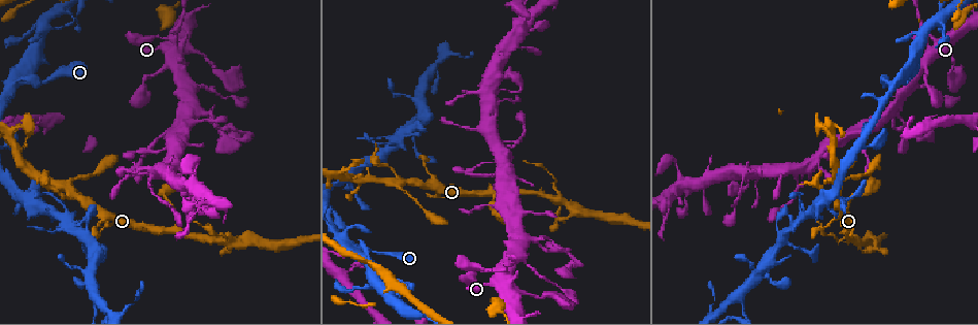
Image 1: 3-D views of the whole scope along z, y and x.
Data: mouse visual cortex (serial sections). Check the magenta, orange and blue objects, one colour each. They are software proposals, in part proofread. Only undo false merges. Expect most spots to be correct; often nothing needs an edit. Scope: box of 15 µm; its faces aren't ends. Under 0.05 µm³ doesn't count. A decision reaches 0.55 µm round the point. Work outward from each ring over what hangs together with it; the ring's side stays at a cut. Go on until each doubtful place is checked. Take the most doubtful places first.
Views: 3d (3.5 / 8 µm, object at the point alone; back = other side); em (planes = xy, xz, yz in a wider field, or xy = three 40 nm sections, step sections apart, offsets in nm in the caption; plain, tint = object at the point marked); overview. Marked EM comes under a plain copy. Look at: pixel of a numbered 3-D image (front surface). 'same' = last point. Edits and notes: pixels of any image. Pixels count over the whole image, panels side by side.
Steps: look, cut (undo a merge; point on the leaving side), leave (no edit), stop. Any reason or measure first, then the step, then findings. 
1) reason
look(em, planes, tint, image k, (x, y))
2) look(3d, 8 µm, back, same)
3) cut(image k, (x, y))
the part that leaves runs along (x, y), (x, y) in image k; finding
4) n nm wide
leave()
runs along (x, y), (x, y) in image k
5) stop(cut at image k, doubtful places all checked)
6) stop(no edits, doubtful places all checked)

small branch off a trunk
look(3d, 3.5 µm, image 1, (537, 239))

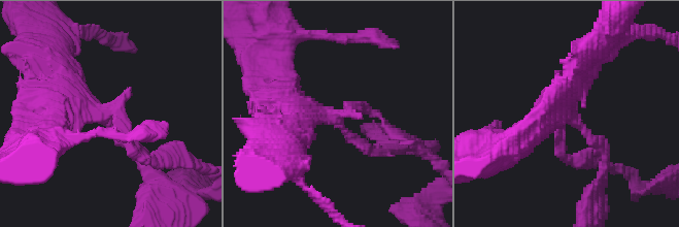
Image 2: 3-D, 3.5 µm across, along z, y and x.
shape alone is not enough
look(em, planes, tint, image 2, (338, 111))

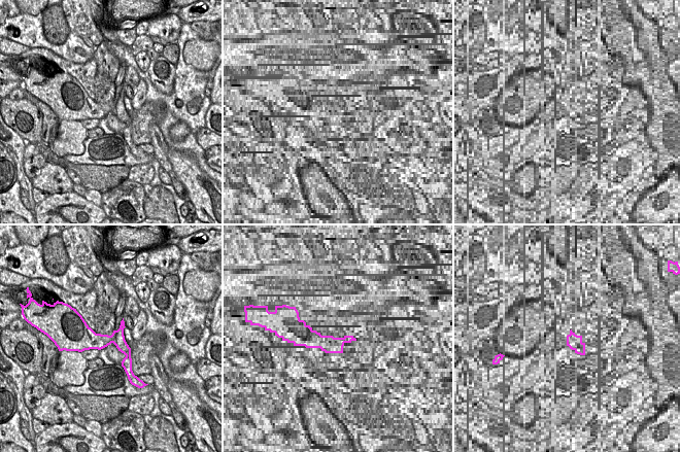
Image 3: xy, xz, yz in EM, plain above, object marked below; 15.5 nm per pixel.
leave()
runs along (59, 78), (150, 157) in image 2; continuous, no second cell

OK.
arms run side by side
look(3d, 3.5 µm, image 1, (904, 83))

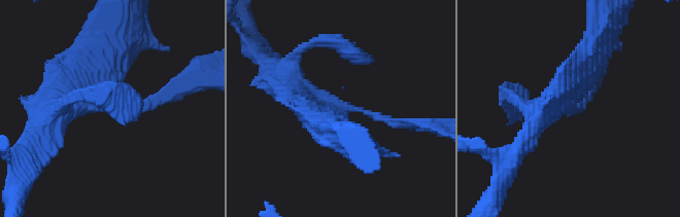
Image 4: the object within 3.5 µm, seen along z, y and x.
4 arms; arms of 150, 300, 350, 350 nm; shape alone is not enough
look(em, xy, step 3, tint, image 4, (347, 108))

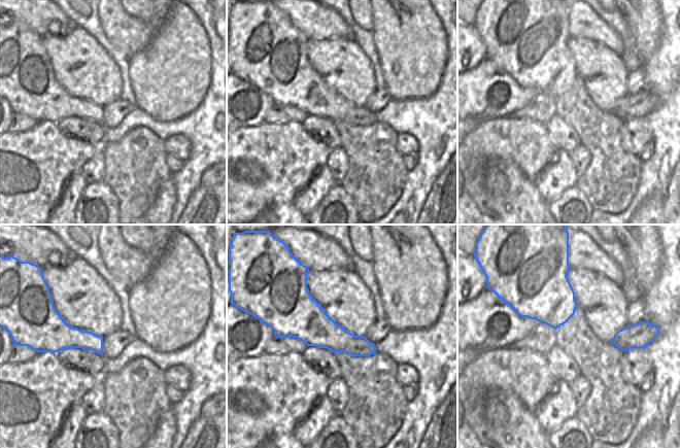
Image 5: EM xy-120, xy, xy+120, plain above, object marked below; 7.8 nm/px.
leave()
runs along (409, 124), (320, 101), (286, 77) in image 4; all the same cell

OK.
sharp bend
look(3d, 8 µm, image 1, (575, 260))

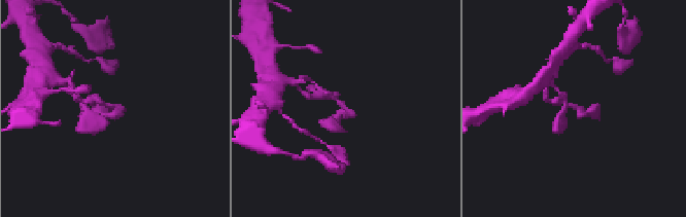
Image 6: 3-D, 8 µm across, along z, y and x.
now the EM
look(em, xy, step 2, tint, image 6, (345, 111))

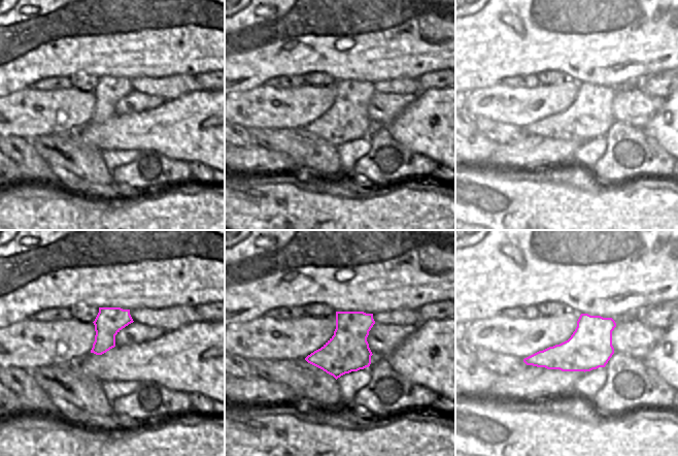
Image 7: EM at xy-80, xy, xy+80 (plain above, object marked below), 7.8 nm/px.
leave()
continuous, no second cell

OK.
four arms meet
look(3d, 3.5 µm, image 1, (840, 191))

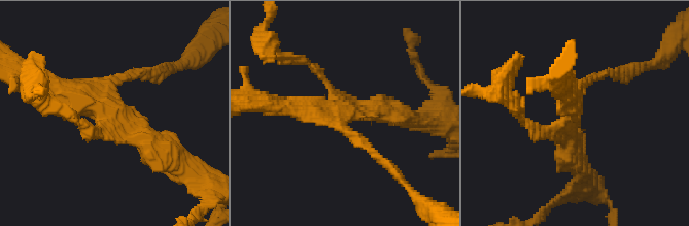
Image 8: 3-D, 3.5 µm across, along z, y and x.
4 arms; arms of 150, 150, 250, 300 nm
look(em, planes, tint, image 8, (331, 110))

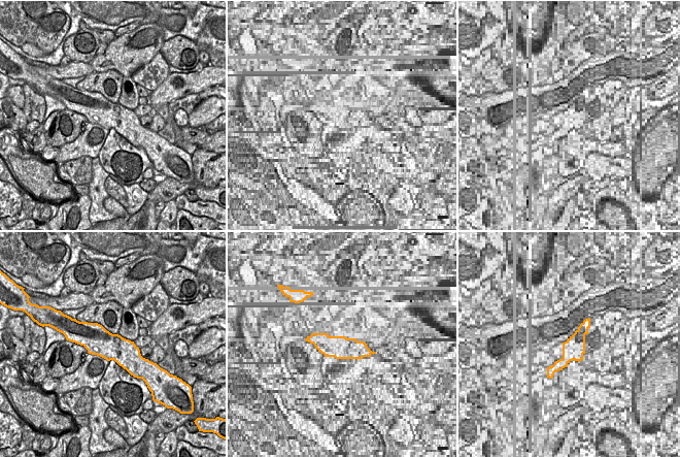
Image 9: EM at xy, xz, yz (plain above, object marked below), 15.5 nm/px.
leave()
runs along (158, 149), (106, 110), (40, 82) in image 8; all the same cell

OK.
calibre changes
look(3d, 3.5 µm, image 1, (920, 85))

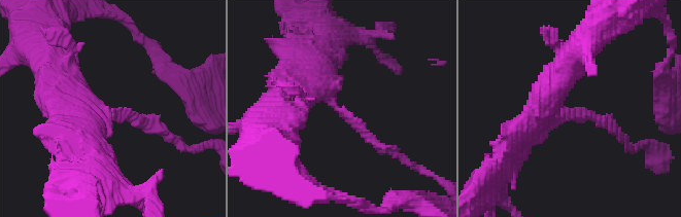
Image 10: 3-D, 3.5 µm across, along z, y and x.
need the tissue
look(em, xy, step 3, tint, image 10, (338, 110))

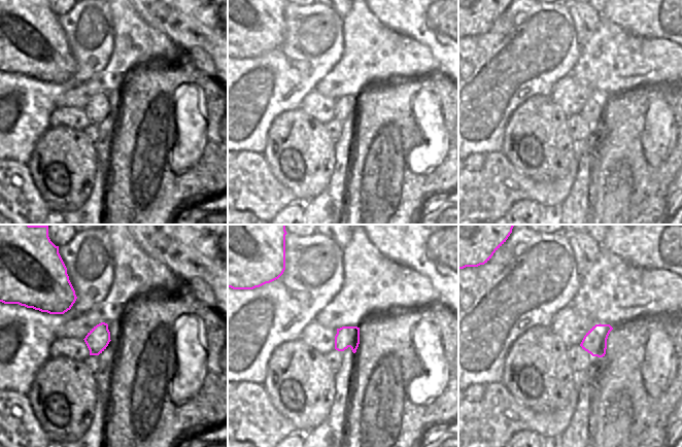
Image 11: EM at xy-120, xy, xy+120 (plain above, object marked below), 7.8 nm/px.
look(em, planes, tint, same)

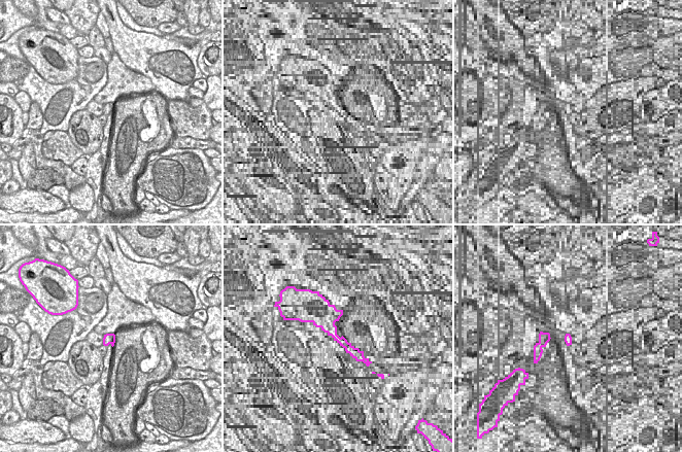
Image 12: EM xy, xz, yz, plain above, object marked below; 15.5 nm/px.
arms of 150, 450 nm
leave()
runs along (286, 83), (321, 86), (392, 152) in image 10; continuous, no second cell

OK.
stop(no edits, doubtful places all checked)

